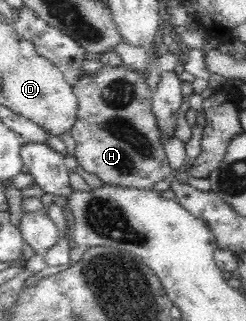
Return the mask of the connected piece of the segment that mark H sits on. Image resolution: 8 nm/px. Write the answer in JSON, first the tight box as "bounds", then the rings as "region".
{"bounds":[71,66,172,189],"region":[[[105,66],[97,74],[86,74],[73,84],[73,93],[78,100],[77,121],[71,130],[75,139],[74,156],[78,166],[89,174],[95,174],[104,184],[120,188],[148,189],[172,174],[172,168],[165,153],[157,117],[152,111],[151,89],[145,81],[147,75],[129,71],[127,67]]]}

